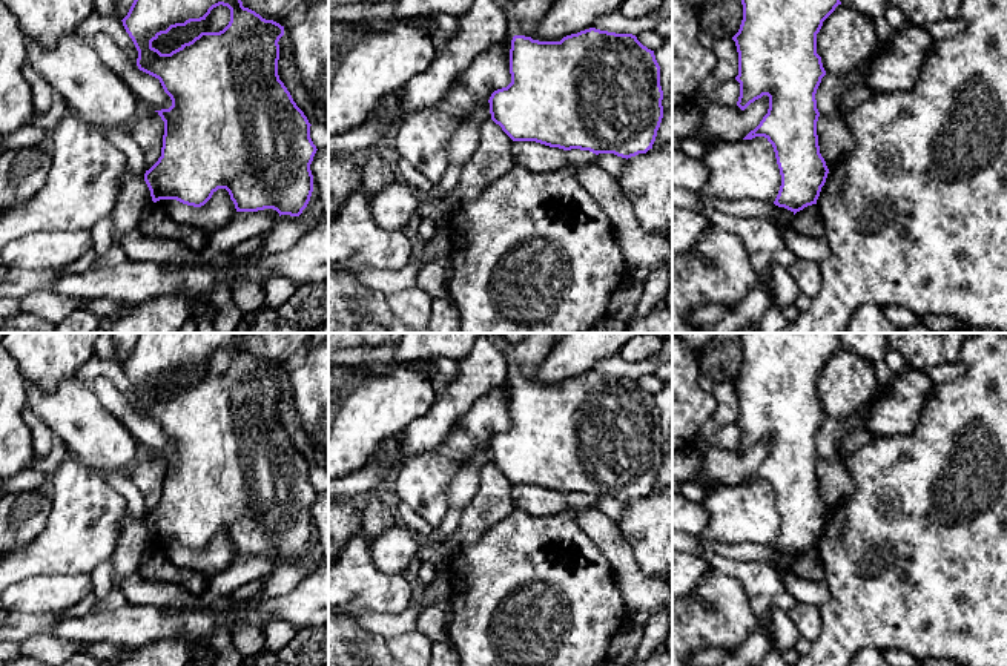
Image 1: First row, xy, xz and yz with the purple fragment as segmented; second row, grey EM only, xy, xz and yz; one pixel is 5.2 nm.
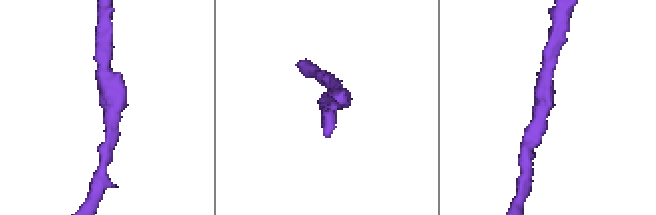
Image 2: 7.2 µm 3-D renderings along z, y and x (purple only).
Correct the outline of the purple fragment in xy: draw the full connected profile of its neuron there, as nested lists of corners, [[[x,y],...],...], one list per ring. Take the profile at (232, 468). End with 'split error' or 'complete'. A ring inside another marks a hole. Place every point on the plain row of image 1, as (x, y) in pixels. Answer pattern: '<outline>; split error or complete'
[[[138,333],[127,359],[121,364],[138,394],[138,413],[158,422],[172,443],[169,453],[155,454],[164,465],[163,491],[158,505],[146,514],[144,525],[154,546],[177,543],[201,551],[218,532],[226,532],[236,556],[273,552],[279,560],[299,560],[313,536],[310,508],[318,493],[310,482],[312,468],[278,419],[278,385],[284,379],[284,370],[244,351],[239,336],[239,333]],[[220,348],[230,353],[230,365],[223,374],[201,376],[170,397],[161,397],[152,390],[154,384],[172,371],[206,364]]]; complete

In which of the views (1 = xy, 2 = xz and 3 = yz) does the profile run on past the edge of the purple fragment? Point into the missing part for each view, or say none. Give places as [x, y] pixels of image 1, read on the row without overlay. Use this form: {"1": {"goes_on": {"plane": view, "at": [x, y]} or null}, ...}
{"1": {"goes_on": null}, "2": {"goes_on": null}, "3": {"goes_on": null}}

